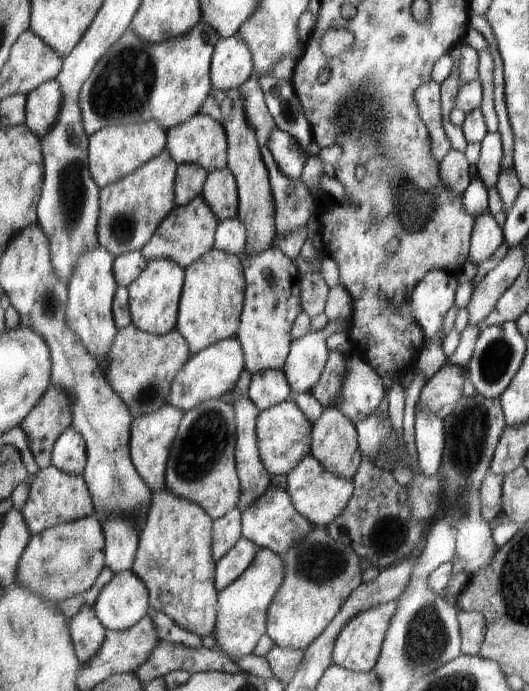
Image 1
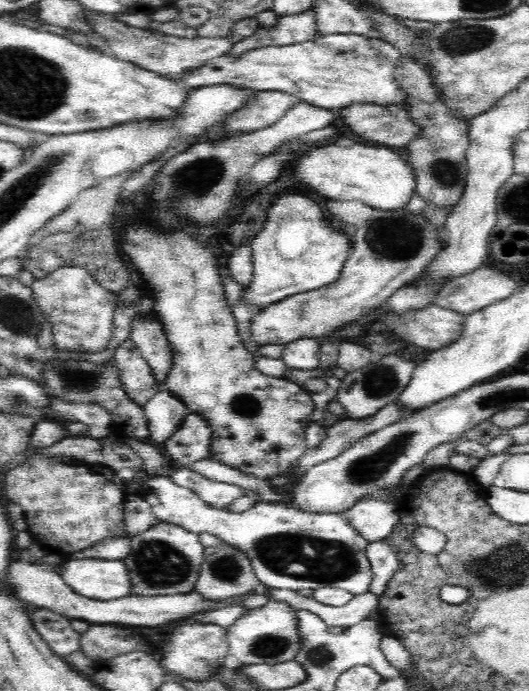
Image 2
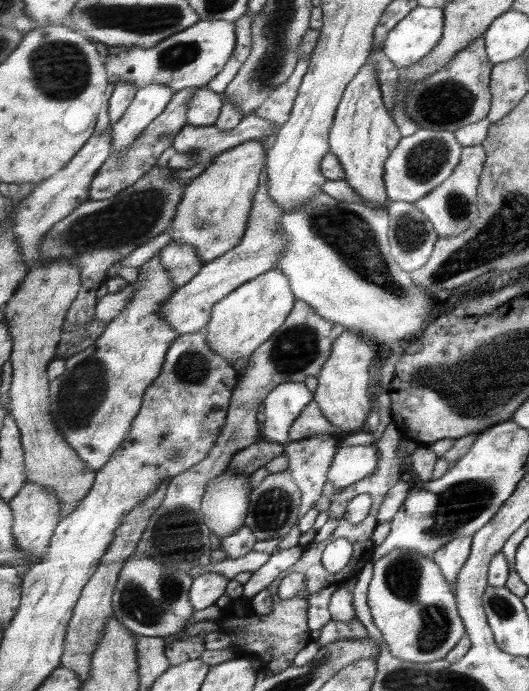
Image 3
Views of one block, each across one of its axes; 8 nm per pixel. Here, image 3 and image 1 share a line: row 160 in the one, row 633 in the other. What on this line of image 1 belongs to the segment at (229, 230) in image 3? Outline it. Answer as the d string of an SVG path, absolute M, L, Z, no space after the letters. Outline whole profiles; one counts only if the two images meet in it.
M260 547L251 566L235 582L219 592L218 620L213 635L225 656L234 663L253 655L259 641L266 636L270 606L285 576L286 564L279 553Z

